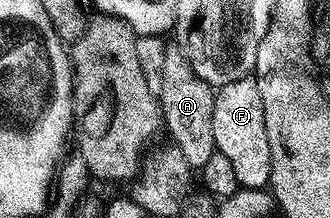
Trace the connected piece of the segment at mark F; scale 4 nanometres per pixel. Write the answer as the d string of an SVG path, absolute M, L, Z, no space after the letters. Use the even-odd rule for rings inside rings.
M252 77L232 81L228 85L217 88L212 109L212 137L214 150L224 153L236 173L239 187L256 189L265 188L270 182L272 173L272 149L268 149L268 129L264 129L264 101L260 97L258 85L252 85Z

